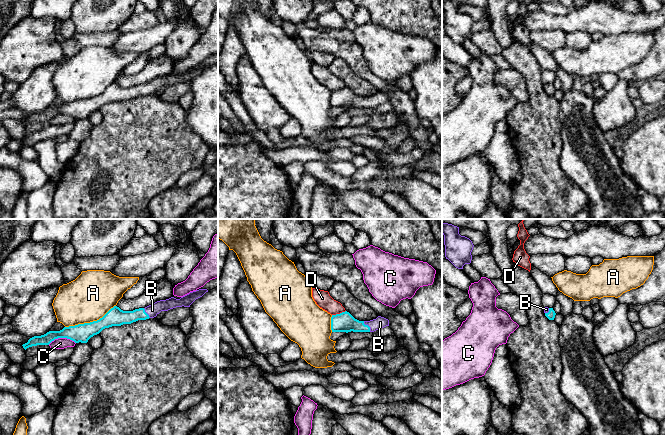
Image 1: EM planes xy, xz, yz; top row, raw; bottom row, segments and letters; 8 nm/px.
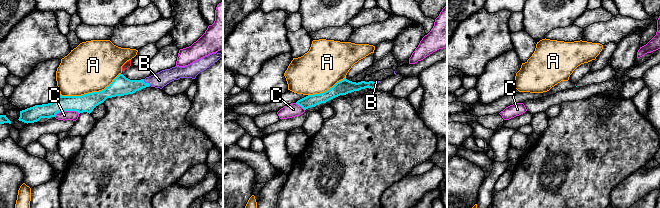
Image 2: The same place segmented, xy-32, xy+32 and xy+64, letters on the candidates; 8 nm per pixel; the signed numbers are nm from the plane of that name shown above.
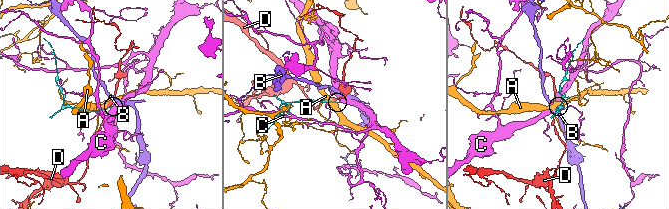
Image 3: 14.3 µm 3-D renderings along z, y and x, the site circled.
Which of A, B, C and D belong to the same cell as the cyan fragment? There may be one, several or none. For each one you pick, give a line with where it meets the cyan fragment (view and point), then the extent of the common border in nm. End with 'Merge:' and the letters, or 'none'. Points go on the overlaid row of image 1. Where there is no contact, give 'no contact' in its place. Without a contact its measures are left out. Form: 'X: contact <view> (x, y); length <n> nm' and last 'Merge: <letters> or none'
B: contact xz (368, 326); length 110 nm
Merge: B

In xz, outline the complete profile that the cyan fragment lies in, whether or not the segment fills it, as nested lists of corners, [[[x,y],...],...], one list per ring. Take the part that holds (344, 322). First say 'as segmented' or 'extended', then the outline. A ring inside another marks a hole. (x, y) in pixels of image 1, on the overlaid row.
extended; [[[345,311],[331,317],[332,332],[374,332],[386,326],[389,326],[389,320],[381,316],[370,321],[359,321]]]

